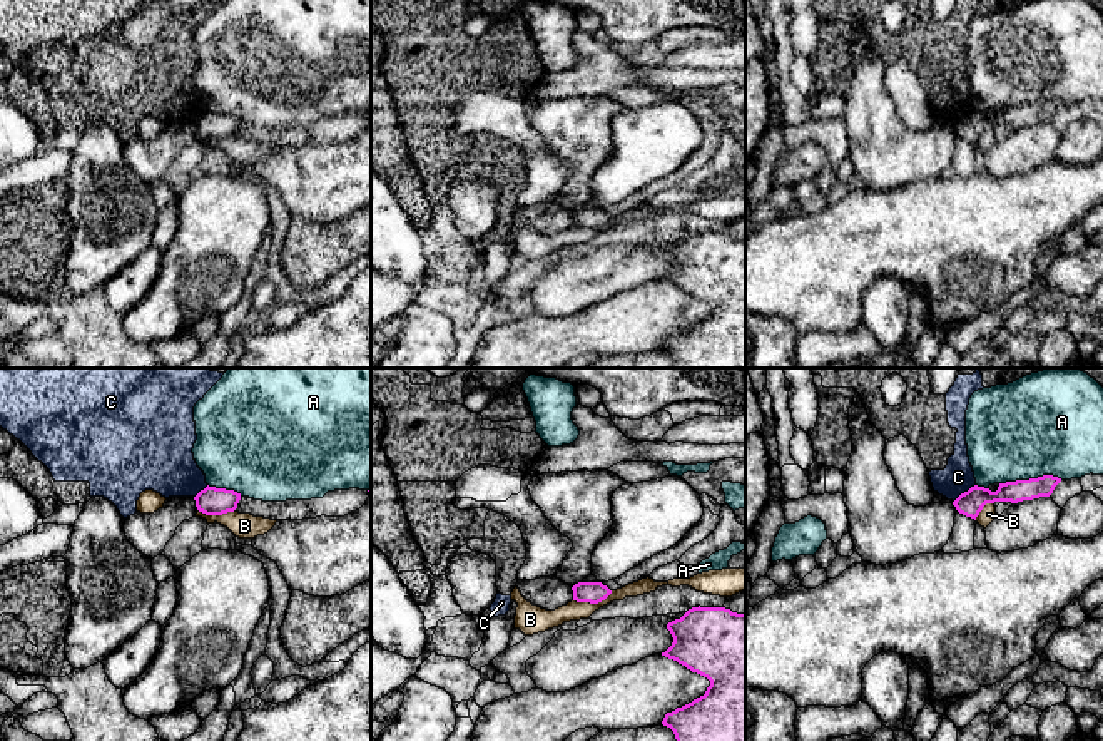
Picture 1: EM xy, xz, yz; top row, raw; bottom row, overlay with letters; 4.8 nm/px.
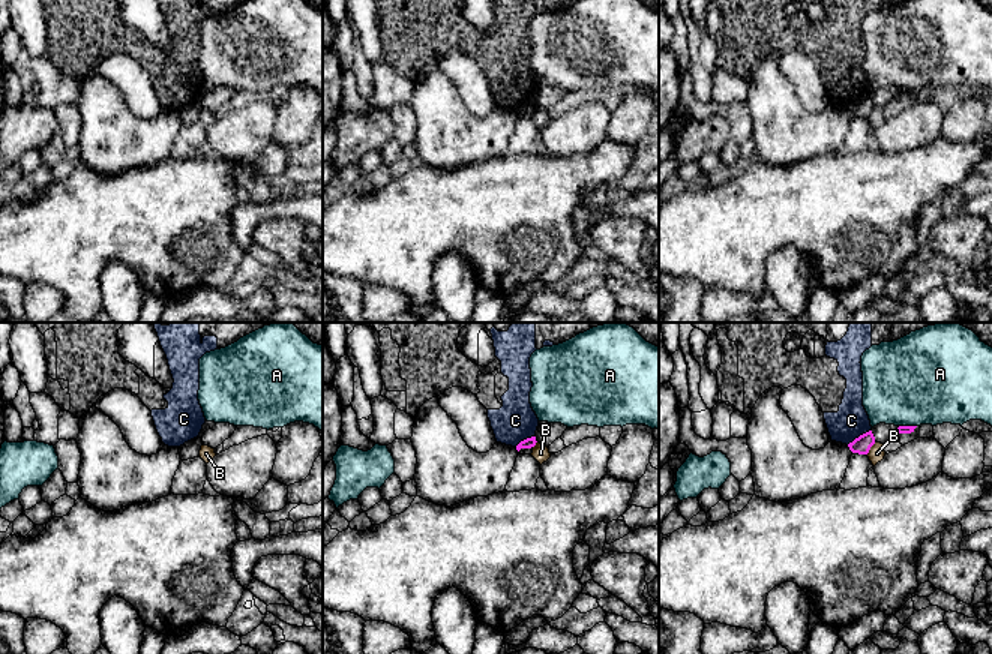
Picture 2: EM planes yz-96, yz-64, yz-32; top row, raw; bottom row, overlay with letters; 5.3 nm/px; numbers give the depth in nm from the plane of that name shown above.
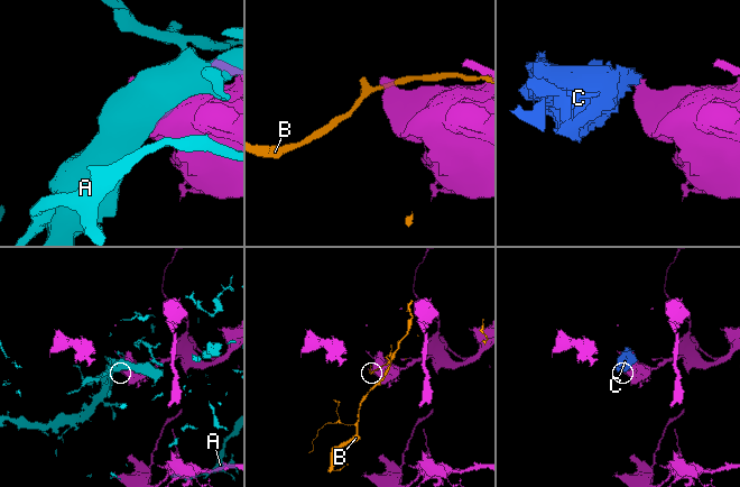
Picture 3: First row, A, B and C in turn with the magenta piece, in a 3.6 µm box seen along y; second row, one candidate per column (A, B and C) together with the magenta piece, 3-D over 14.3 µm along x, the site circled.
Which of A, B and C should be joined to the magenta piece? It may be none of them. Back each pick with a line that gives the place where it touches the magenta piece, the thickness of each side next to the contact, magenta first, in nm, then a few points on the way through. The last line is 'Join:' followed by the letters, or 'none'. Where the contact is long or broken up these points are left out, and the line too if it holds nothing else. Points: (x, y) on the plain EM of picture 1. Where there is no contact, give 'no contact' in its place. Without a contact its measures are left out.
Join: none

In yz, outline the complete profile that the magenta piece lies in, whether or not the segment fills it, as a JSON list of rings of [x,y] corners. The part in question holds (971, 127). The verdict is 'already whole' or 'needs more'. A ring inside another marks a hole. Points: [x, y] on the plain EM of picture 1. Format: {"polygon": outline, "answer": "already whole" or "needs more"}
{"polygon": [[[1043,100],[1029,105],[999,109],[996,117],[974,110],[968,117],[961,119],[953,127],[953,130],[959,139],[976,146],[976,142],[979,141],[979,137],[986,129],[994,129],[994,127],[1018,129],[1023,125],[1050,122],[1060,107],[1061,104],[1058,102]]], "answer": "already whole"}

